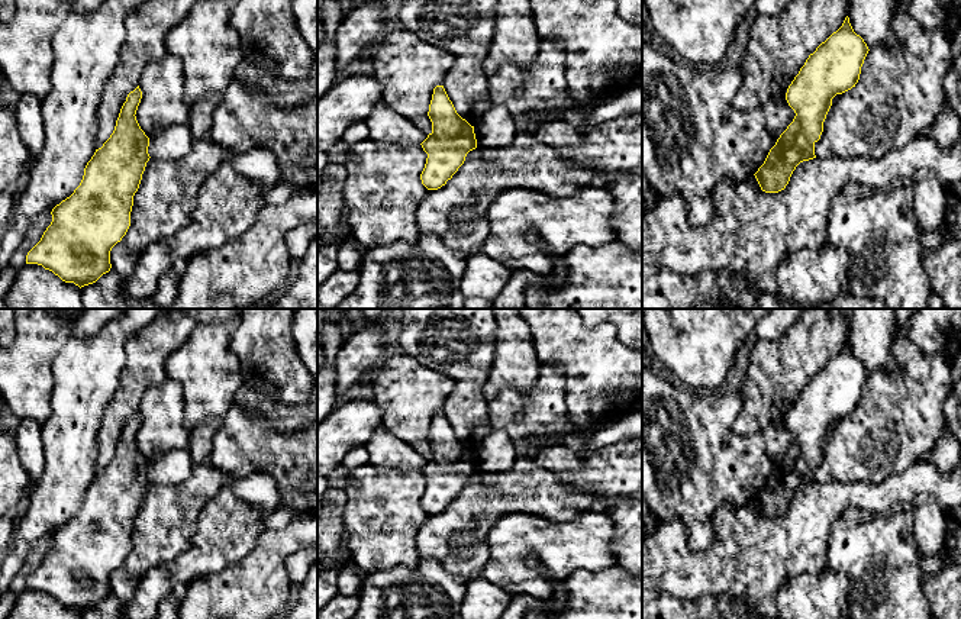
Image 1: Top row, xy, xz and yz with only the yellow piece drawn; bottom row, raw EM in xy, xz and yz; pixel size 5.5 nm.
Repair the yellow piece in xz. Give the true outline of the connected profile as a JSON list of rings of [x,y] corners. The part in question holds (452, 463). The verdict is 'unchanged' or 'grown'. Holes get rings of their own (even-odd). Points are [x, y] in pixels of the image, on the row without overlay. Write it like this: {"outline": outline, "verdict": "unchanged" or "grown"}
{"outline": [[[444,410],[433,413],[428,441],[432,457],[420,468],[428,478],[420,504],[428,515],[438,515],[458,496],[467,478],[477,473],[477,464],[474,451],[457,438]]], "verdict": "unchanged"}

